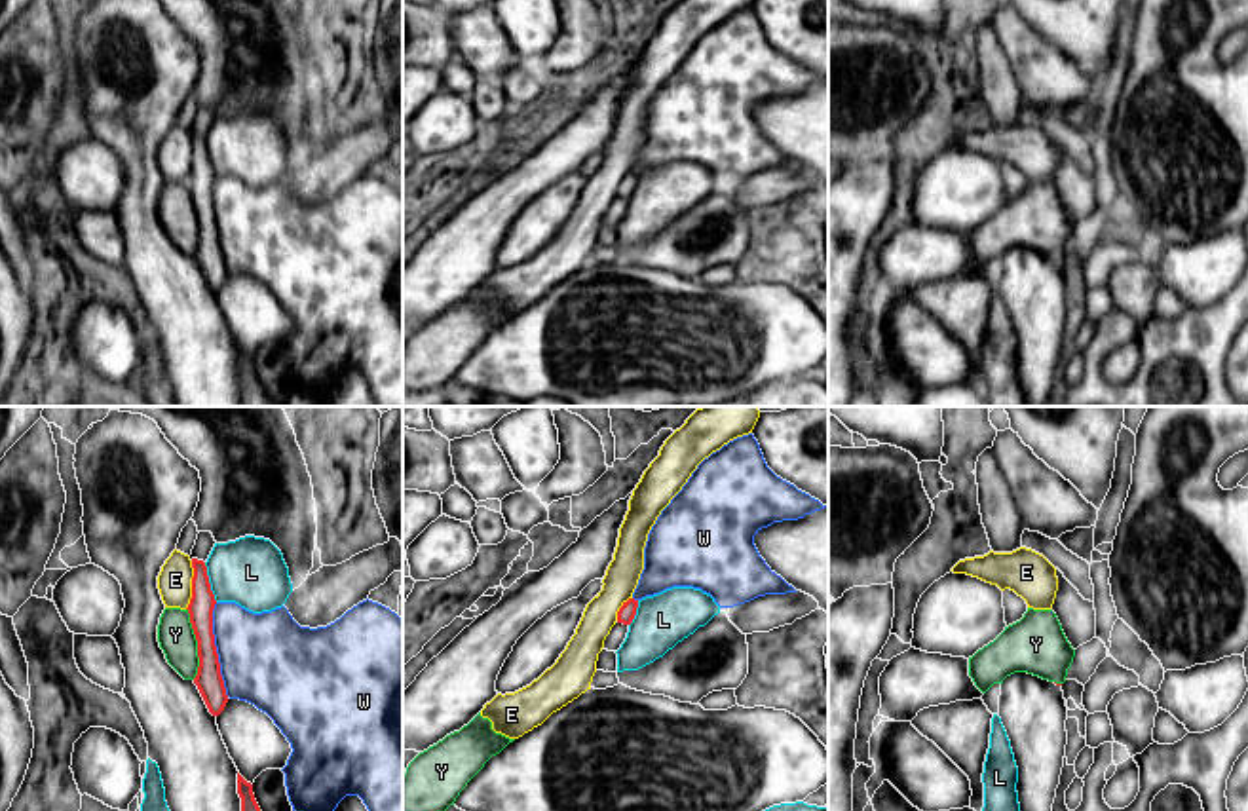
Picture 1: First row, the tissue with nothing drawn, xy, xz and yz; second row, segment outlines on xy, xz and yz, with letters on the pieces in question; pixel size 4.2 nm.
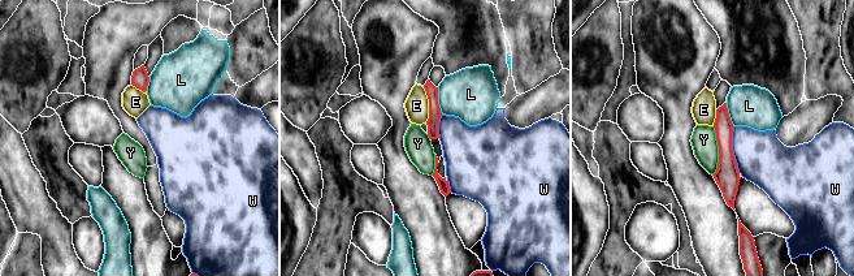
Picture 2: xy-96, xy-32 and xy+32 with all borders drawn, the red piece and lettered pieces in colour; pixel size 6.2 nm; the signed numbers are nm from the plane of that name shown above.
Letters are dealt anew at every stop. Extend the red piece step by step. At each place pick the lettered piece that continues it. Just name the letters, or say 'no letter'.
no letter

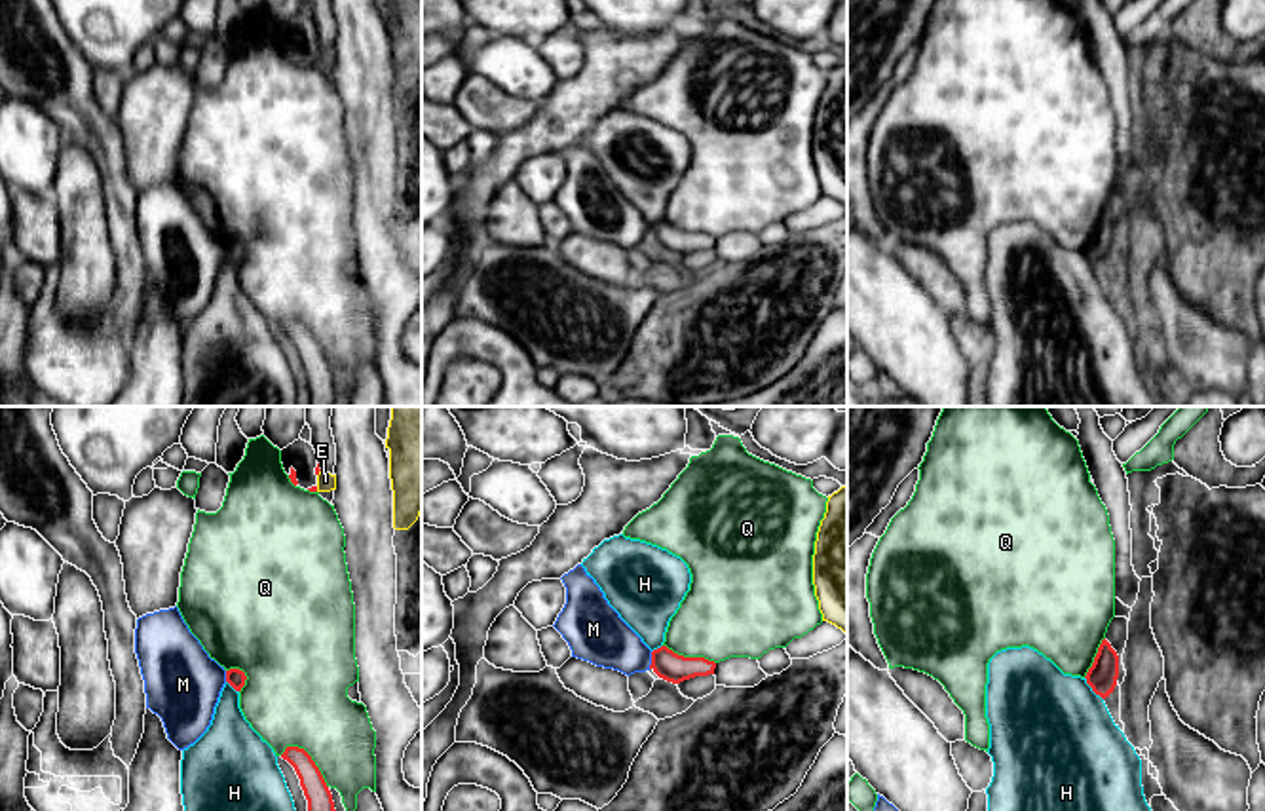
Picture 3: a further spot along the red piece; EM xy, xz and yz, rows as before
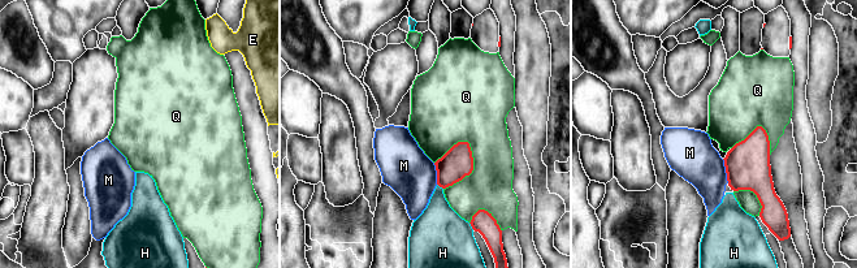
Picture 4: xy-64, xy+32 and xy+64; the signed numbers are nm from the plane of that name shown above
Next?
no letter

